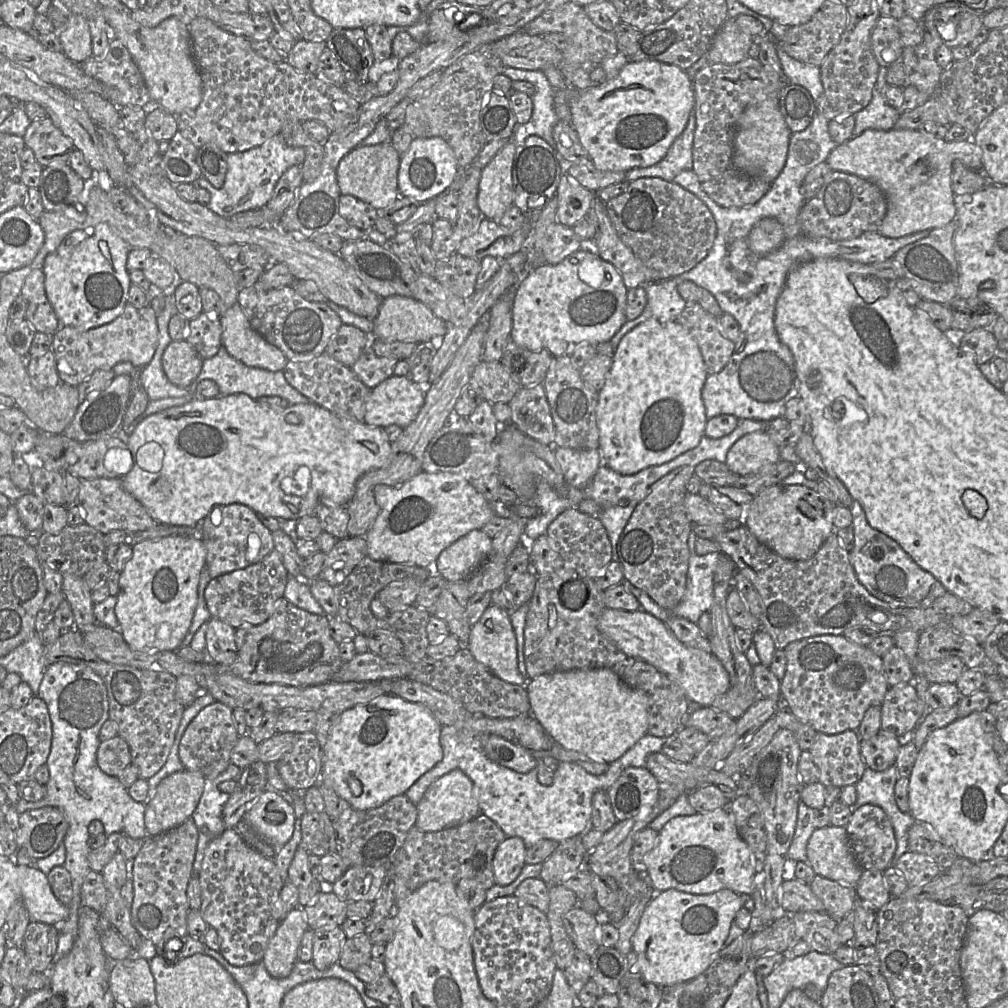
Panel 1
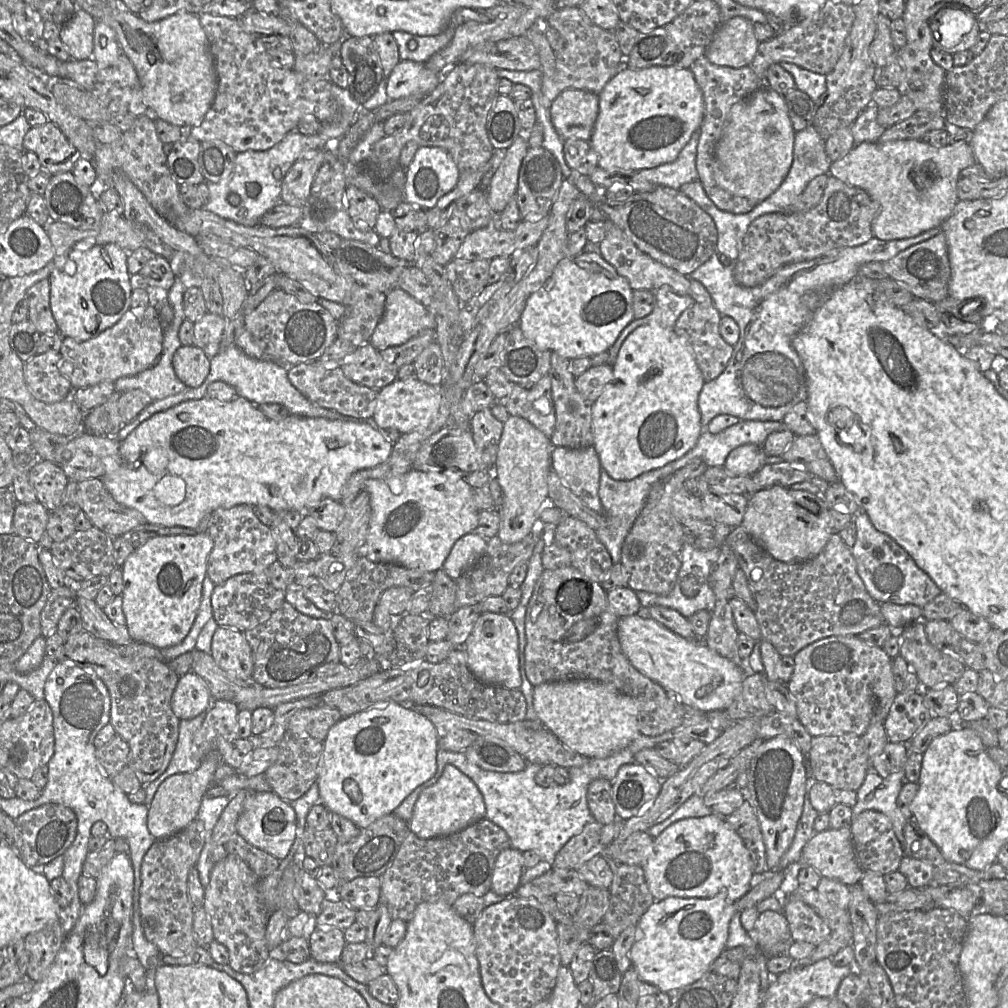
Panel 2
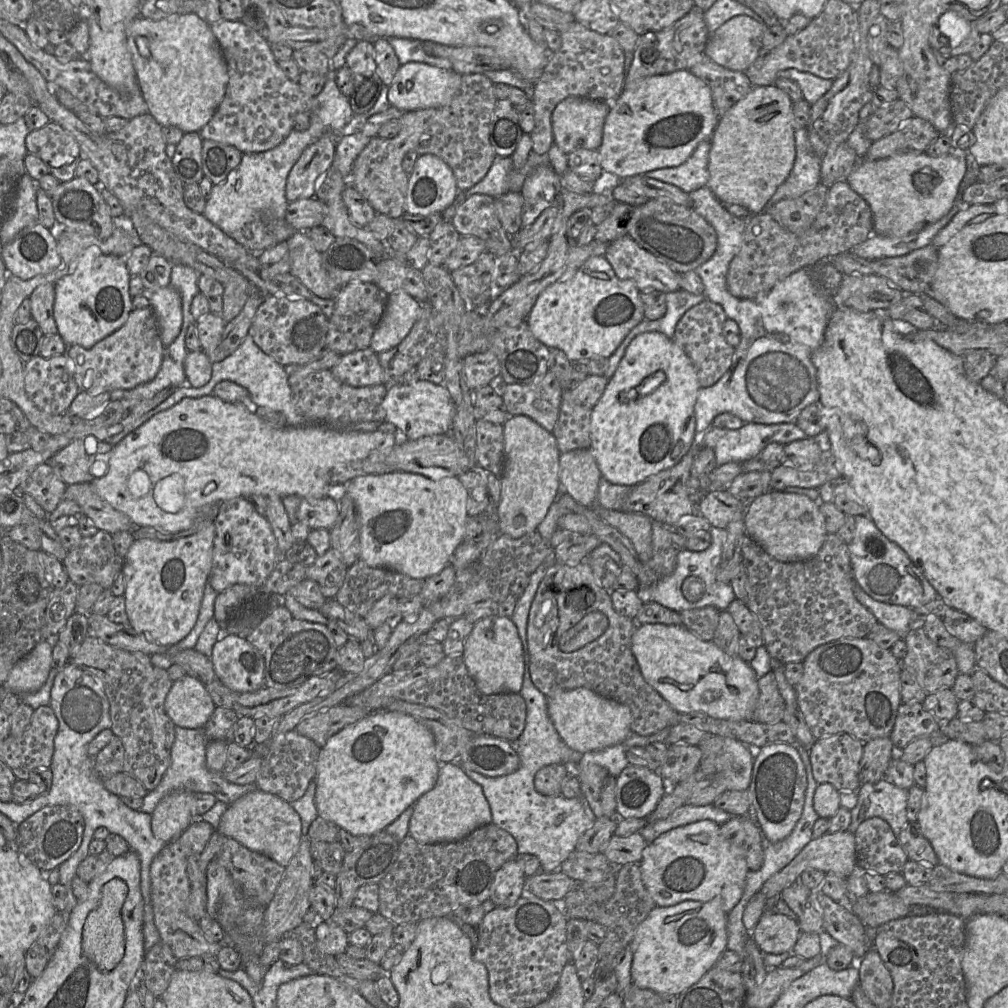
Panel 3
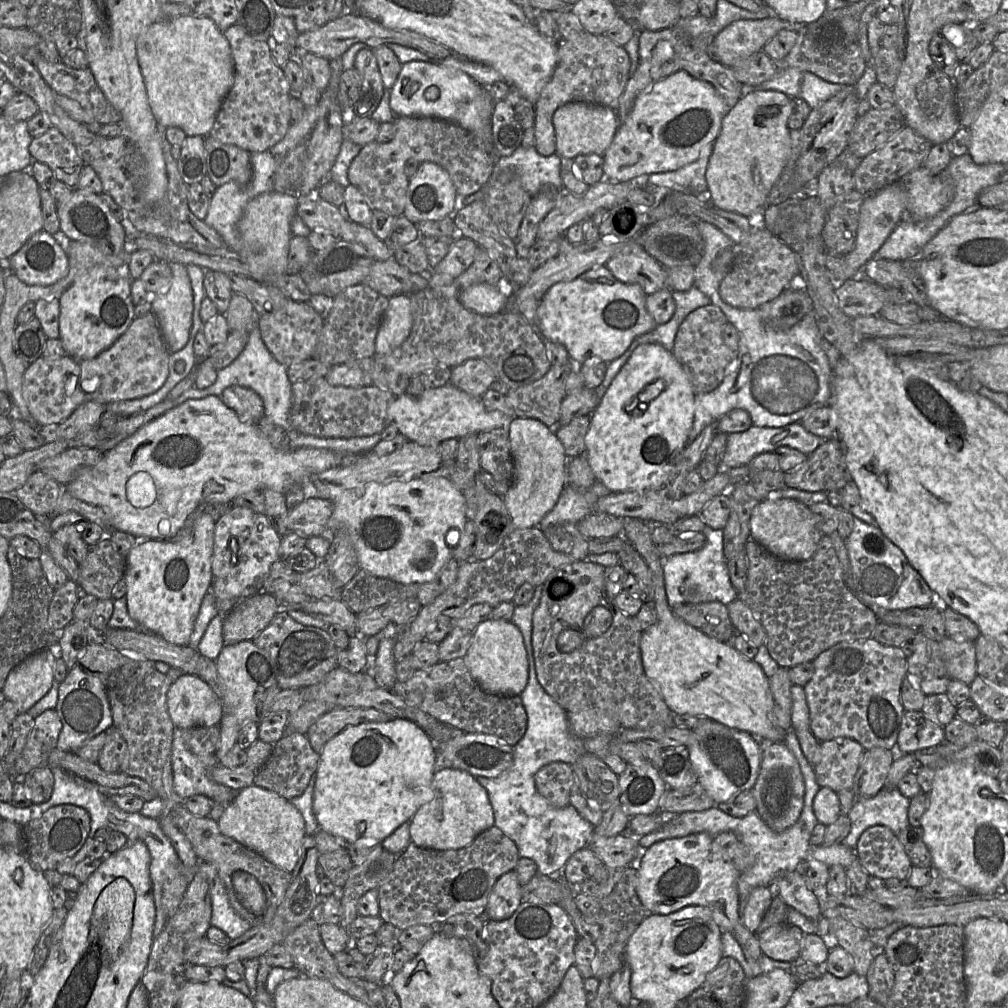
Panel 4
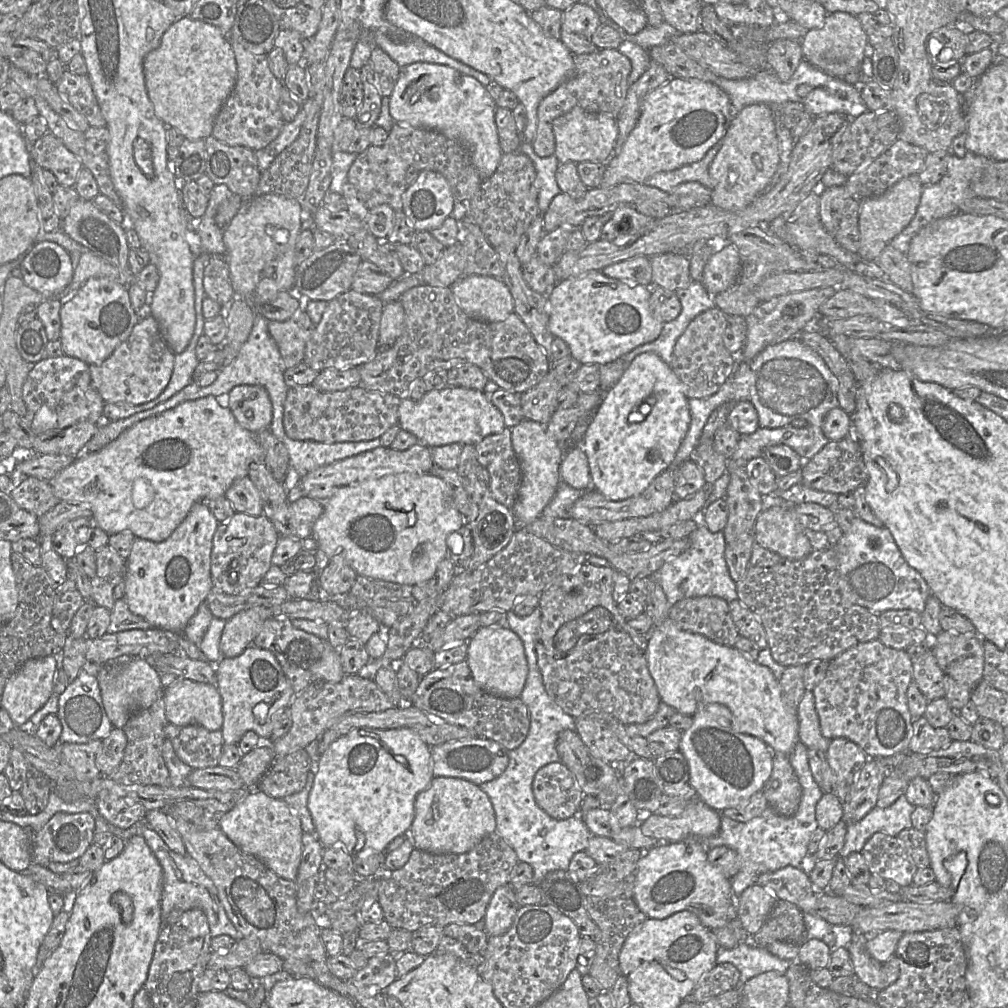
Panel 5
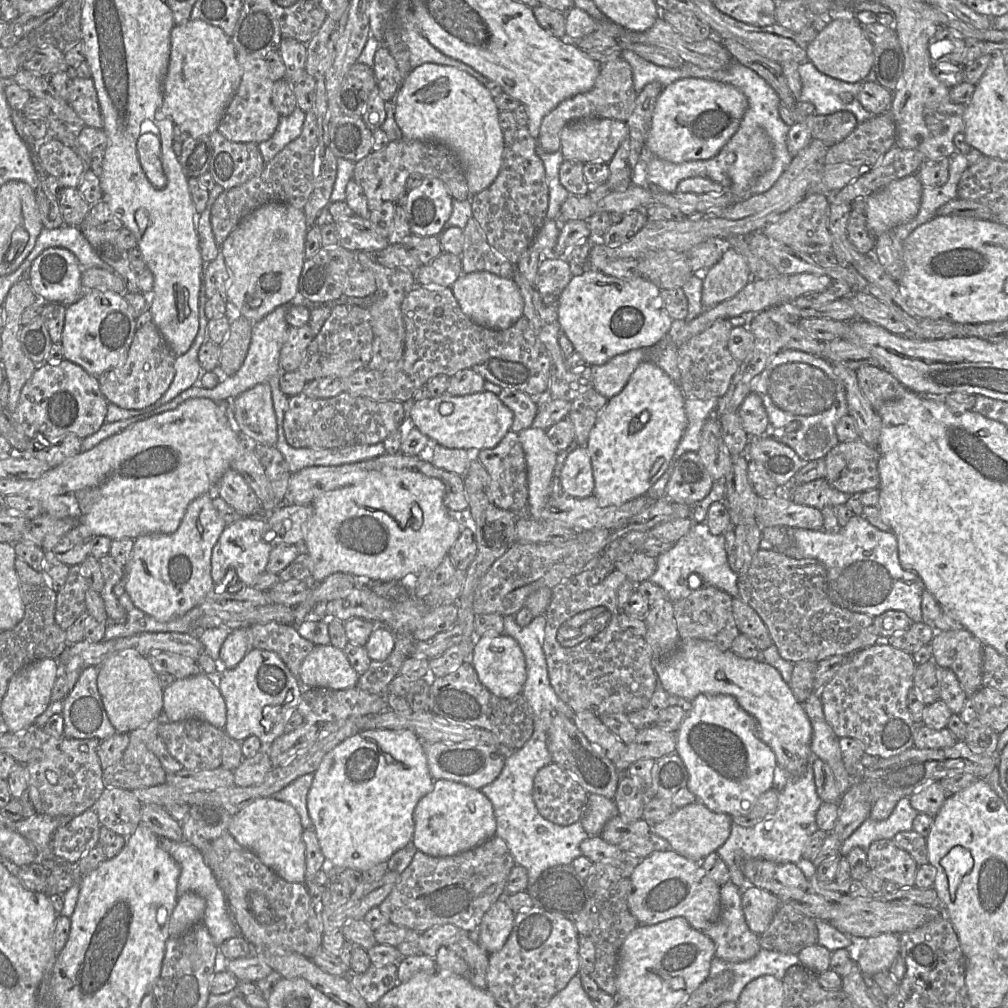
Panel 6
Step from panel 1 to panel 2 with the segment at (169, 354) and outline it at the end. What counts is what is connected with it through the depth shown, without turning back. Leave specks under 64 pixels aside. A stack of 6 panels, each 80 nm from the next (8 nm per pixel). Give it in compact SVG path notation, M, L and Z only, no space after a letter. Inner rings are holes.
M181 345L173 355L172 364L178 379L189 388L201 386L210 371L210 358L194 345Z

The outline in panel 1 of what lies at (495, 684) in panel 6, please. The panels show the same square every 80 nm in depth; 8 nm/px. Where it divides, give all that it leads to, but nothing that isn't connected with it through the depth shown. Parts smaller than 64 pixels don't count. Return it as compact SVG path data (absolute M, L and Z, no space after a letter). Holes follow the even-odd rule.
M491 604L481 618L472 626L468 648L474 658L495 676L511 684L524 686L525 679L518 667L518 649L510 616L498 606Z

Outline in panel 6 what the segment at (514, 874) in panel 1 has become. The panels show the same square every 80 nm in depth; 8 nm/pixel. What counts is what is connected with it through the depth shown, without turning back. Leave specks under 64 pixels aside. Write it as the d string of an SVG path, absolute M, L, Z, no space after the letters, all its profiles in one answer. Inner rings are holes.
M507 893L487 910L480 923L479 944L490 954L506 943L514 925L515 912L506 902Z

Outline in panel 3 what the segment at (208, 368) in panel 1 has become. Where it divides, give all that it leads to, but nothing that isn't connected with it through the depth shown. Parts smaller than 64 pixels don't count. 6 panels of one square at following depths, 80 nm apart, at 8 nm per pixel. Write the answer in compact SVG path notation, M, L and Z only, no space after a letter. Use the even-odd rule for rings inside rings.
M250 335L244 339L230 356L212 364L212 376L209 382L204 385L202 390L196 391L196 393L200 394L201 397L212 395L215 385L222 381L232 381L247 389L250 405L254 407L267 407L282 413L286 418L288 426L305 427L316 424L343 425L341 423L310 422L300 415L293 402L292 390L288 382L288 369L264 353Z

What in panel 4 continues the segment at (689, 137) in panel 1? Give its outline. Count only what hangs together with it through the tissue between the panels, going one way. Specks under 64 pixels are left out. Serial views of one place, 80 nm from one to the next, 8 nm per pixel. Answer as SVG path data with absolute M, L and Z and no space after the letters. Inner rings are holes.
M713 144L705 145L694 162L680 169L654 173L648 176L647 184L651 187L665 187L686 194L708 194L706 170L713 152Z

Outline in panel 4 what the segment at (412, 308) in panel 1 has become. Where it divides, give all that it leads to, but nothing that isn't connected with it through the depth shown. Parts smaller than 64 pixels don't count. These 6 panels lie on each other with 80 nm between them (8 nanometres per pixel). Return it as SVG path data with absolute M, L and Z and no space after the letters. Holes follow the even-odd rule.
M399 294L389 298L375 340L375 355L389 354L399 347L410 335L412 326L410 296Z

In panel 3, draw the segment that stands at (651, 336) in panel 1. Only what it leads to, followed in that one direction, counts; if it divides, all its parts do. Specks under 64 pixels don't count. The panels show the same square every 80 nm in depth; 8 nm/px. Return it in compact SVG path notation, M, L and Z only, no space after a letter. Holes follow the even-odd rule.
M660 332L637 335L626 348L603 395L591 410L589 450L601 475L611 484L633 487L676 465L696 436L694 406L700 389L691 360L673 339Z

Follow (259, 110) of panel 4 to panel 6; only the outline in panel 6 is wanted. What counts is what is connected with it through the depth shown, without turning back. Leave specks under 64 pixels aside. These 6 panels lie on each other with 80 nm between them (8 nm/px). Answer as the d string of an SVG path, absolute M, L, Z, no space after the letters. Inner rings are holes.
M237 54L237 61L242 70L241 82L224 112L217 131L231 142L259 144L272 137L281 118L272 104L275 82L270 78L265 59Z

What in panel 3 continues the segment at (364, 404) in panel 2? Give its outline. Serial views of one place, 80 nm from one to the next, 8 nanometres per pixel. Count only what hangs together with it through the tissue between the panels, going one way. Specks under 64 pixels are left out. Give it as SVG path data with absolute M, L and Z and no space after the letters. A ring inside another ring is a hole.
M322 370L308 375L292 372L288 375L293 402L297 412L310 422L341 423L385 422L383 401L387 395L386 385L352 387L340 382L331 370Z

